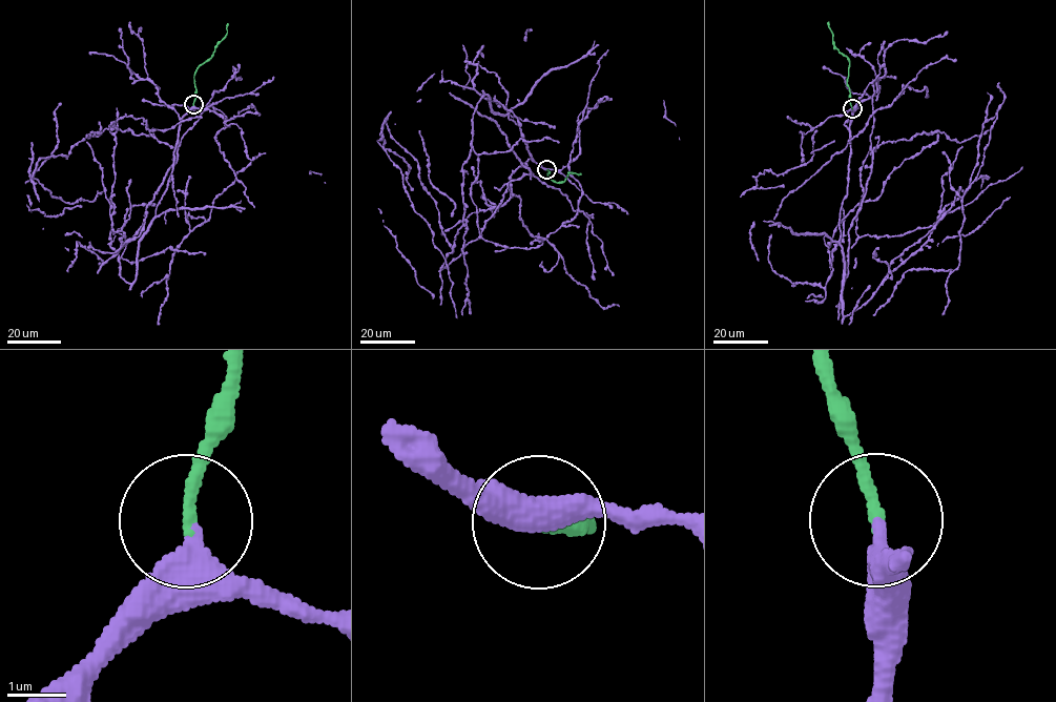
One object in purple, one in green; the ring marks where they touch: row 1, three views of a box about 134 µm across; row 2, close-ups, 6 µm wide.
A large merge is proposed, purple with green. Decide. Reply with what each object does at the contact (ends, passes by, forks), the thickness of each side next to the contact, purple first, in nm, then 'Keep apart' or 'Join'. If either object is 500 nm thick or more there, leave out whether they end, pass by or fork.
At the ring purple ends. At the ring green ends. Thickness 360 nm (purple) against 190 nm. Join

